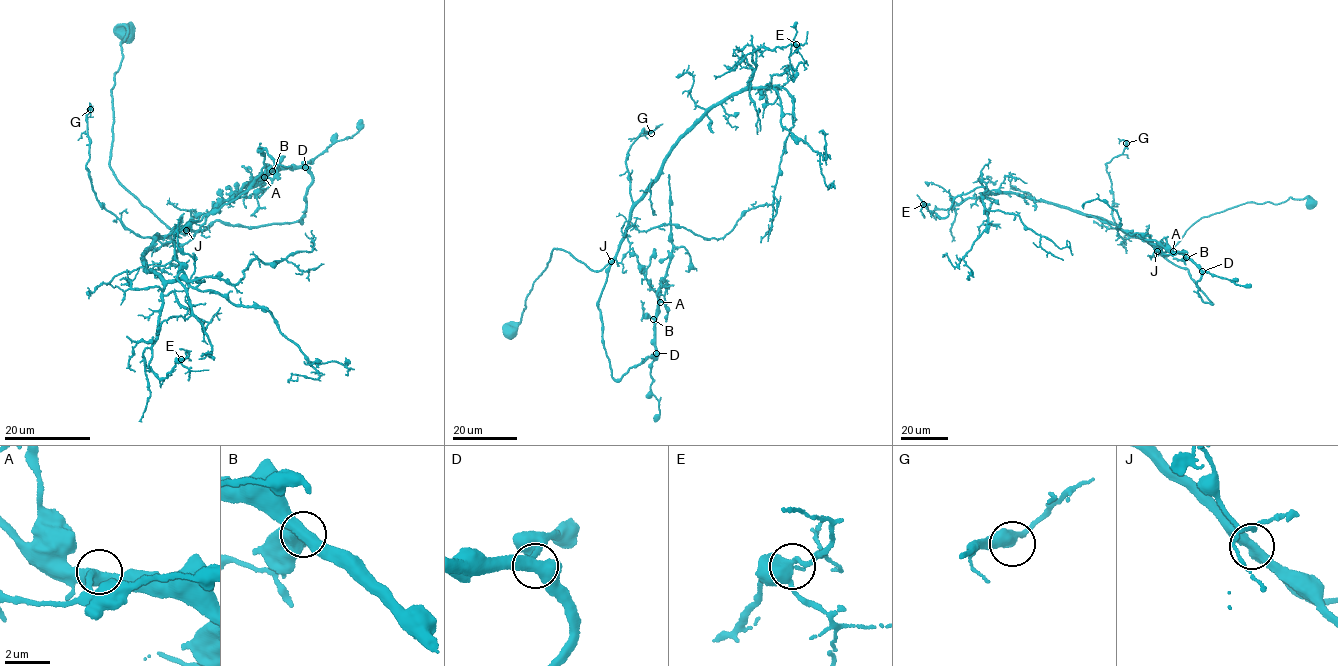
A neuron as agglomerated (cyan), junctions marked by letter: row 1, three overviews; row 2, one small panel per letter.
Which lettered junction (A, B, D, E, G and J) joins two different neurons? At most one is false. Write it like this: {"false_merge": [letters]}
{"false_merge": []}

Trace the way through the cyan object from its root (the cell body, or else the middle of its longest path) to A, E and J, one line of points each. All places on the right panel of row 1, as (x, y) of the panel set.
A: (1311, 203), (1290, 197), (1276, 204), (1247, 202), (1204, 216), (1167, 256), (1148, 242), (1173, 251)
E: (1311, 203), (1247, 202), (1204, 216), (1167, 256), (1094, 216), (1015, 194), (969, 197), (930, 213), (923, 204)
J: (1311, 203), (1290, 197), (1276, 204), (1243, 203), (1203, 217), (1167, 256), (1157, 251)

